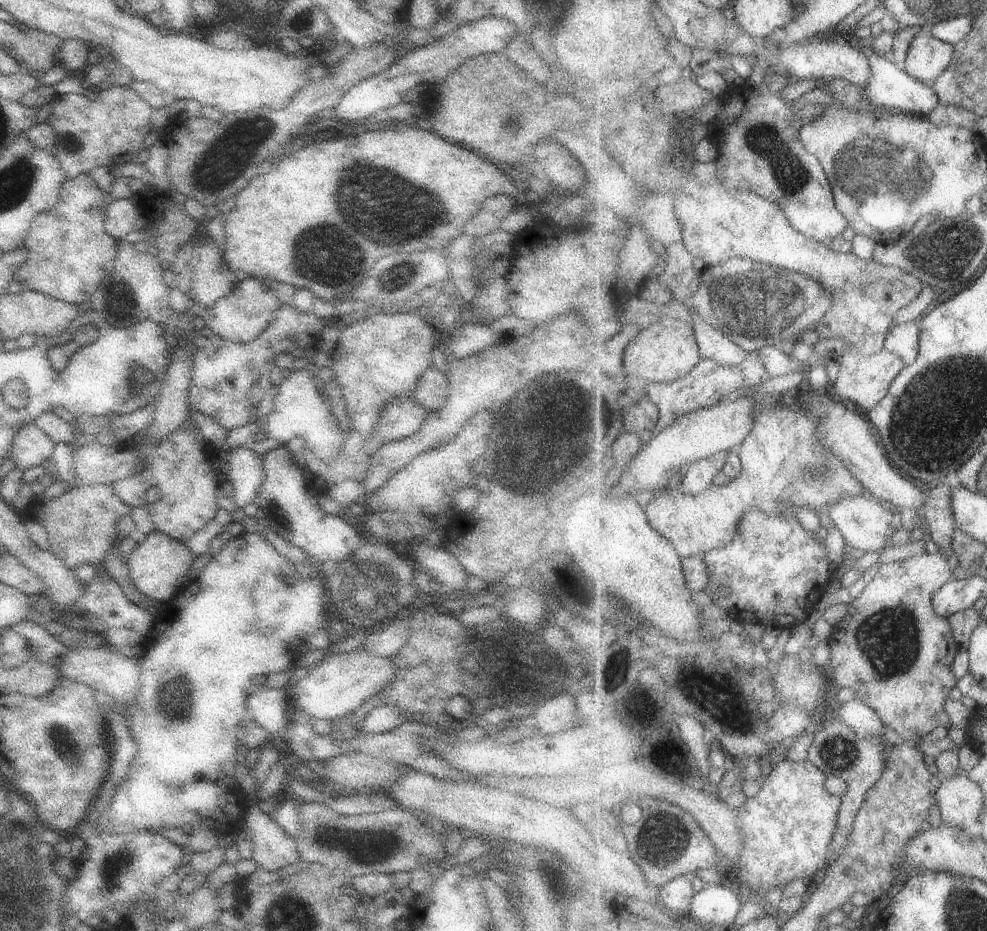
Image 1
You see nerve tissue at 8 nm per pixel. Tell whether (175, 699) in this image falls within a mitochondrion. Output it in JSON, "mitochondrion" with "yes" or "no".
{"mitochondrion":"yes"}

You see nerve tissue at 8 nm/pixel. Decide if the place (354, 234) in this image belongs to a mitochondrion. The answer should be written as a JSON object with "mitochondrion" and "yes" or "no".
{"mitochondrion":"yes"}

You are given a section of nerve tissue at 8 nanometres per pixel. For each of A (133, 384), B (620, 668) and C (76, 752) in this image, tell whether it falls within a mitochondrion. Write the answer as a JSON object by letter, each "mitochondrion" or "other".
{"A":"other","B":"mitochondrion","C":"mitochondrion"}

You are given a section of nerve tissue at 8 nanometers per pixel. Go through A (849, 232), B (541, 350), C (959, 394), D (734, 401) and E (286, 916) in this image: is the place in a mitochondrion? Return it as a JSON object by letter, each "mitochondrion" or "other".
{"A":"other","B":"other","C":"mitochondrion","D":"other","E":"mitochondrion"}

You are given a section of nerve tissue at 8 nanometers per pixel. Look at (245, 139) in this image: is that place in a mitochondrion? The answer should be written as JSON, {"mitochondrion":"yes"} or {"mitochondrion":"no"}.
{"mitochondrion":"yes"}

